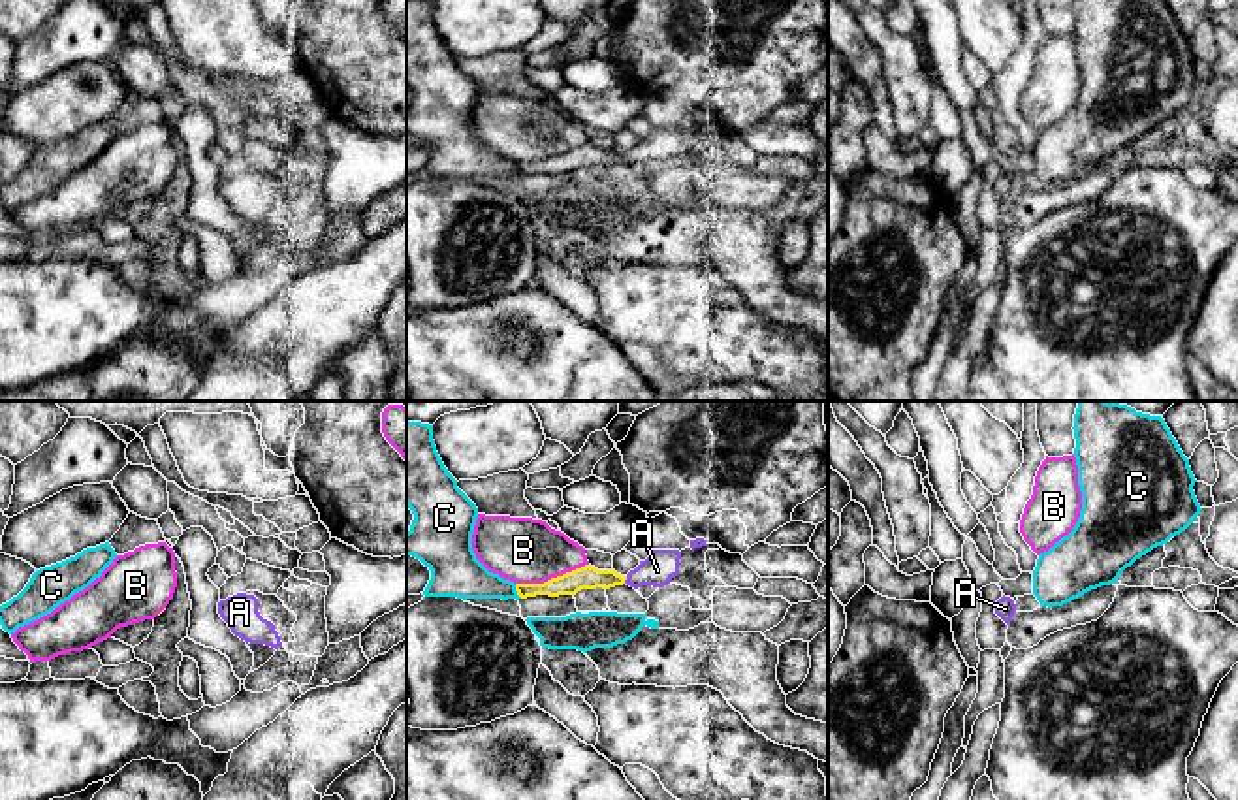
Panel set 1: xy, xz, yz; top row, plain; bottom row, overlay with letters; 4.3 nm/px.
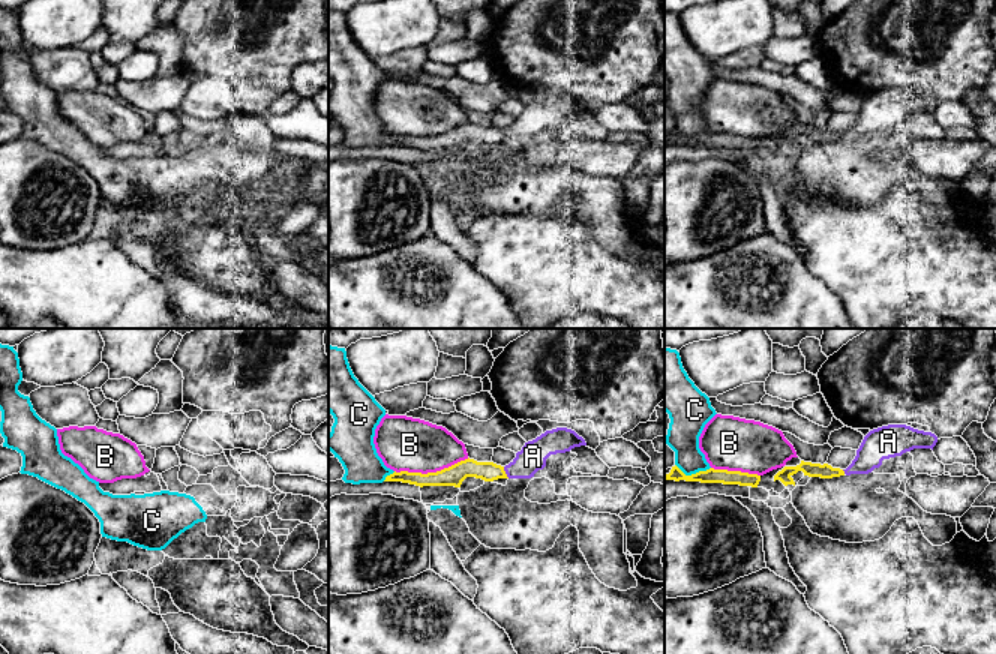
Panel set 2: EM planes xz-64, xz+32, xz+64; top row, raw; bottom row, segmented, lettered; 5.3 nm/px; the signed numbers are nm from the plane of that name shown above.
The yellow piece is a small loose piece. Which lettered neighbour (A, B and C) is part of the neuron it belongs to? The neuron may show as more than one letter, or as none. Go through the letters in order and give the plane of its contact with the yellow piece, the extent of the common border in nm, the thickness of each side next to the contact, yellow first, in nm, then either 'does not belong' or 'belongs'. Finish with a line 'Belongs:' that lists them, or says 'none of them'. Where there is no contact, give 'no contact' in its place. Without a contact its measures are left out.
A: meets yellow in xz; contact 40 nm long; 100 nm thick on the yellow side, 140 nm on the other; belongs
B: meets yellow in xz; contact 320 nm long; 100 nm thick on the yellow side, 280 nm on the other; does not belong
C: meets yellow in xz; contact 70 nm long; 100 nm thick on the yellow side, 190 nm on the other; does not belong
Belongs: A

